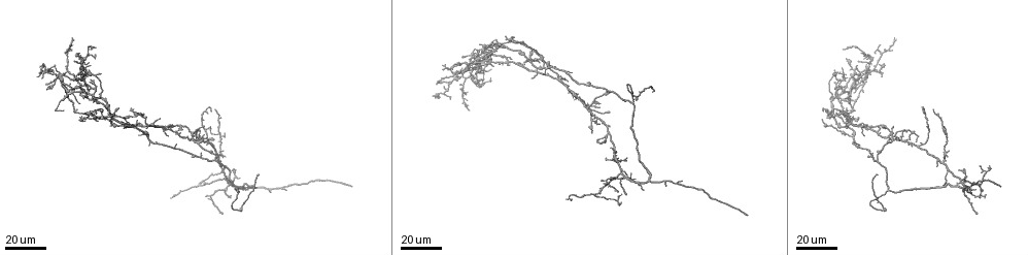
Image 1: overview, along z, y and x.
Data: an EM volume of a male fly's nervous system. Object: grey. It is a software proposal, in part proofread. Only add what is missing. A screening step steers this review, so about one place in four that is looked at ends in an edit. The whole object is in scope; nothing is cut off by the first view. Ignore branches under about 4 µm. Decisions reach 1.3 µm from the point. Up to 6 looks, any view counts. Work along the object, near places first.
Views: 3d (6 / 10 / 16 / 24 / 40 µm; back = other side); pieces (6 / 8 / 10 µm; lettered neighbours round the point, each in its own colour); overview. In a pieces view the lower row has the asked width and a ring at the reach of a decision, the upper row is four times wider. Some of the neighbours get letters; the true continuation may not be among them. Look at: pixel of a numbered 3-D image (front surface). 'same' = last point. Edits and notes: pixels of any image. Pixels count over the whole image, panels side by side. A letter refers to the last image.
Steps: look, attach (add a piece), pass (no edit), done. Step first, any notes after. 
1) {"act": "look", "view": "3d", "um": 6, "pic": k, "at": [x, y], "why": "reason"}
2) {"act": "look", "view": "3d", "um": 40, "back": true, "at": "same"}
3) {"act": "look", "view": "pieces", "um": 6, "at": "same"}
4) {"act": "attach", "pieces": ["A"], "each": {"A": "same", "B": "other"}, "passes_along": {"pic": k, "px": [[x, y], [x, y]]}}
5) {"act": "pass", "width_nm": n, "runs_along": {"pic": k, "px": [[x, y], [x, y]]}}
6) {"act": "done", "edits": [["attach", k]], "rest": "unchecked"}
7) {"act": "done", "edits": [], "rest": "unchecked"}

{"act": "look", "view": "3d", "um": 40, "pic": 1, "at": [933, 109], "why": "branch stops here"}

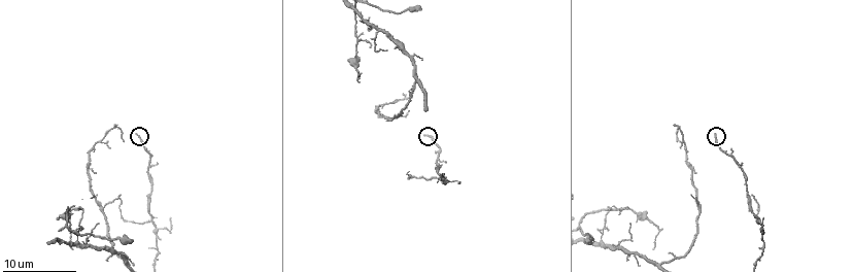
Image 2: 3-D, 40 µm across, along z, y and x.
{"act": "look", "view": "pieces", "um": 10, "pic": 2, "at": [136, 132], "why": "see the neighbours"}

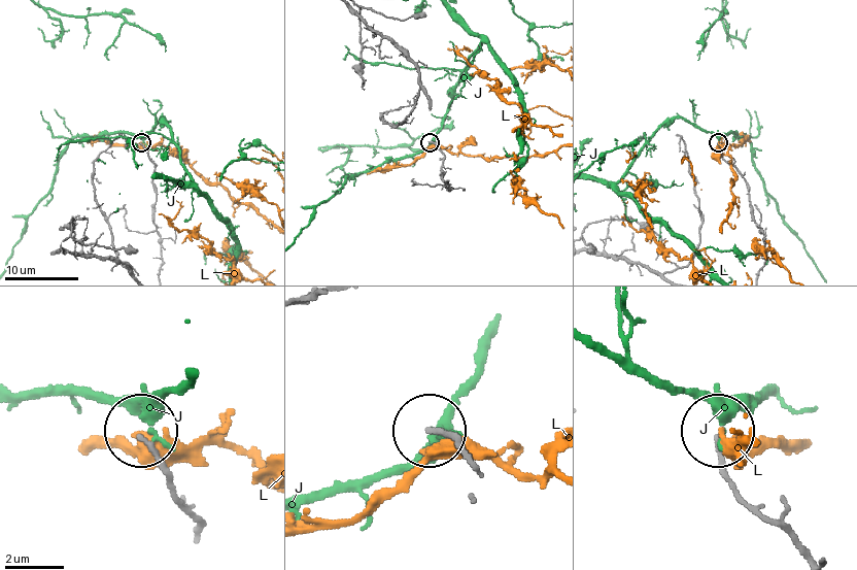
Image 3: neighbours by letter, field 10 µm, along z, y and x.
{"act": "pass", "each": {"J": "other", "L": "other"}, "runs_along": {"pic": 3, "px": [[198, 533], [200, 518], [146, 440]]}, "found": "none of them fits"}

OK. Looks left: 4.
{"act": "look", "view": "3d", "um": 40, "pic": 1, "at": [602, 180], "why": "branch stops here"}

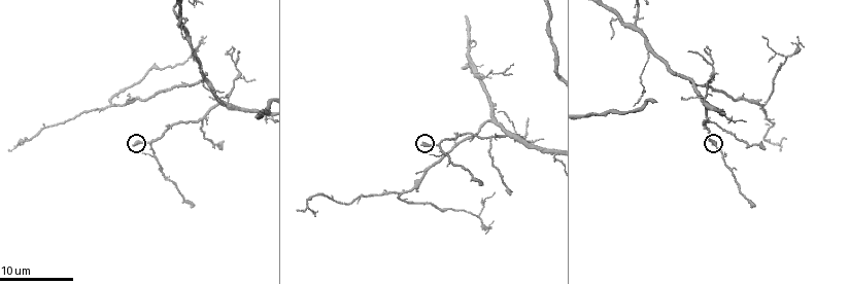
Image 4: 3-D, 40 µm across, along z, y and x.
{"act": "look", "view": "pieces", "um": 6, "pic": 4, "at": [131, 146]}

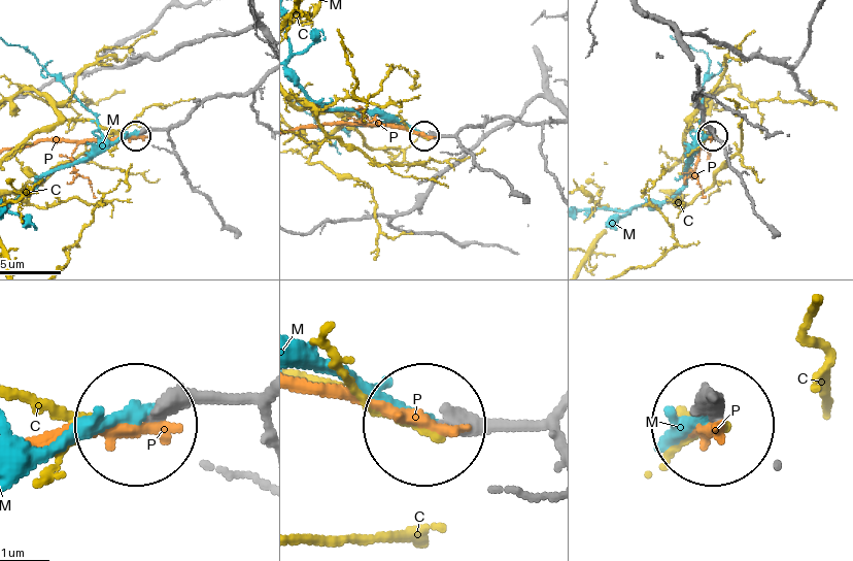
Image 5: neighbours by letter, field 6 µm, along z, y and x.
{"act": "pass", "each": {"C": "other", "M": "other", "P": "other"}, "runs_along": {"pic": 5, "px": [[263, 76], [244, 94], [205, 100], [180, 121], [138, 134]]}, "found": "none of them fits"}

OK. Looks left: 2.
{"act": "look", "view": "3d", "um": 24, "pic": 1, "at": [999, 186], "why": "long arm stops here"}

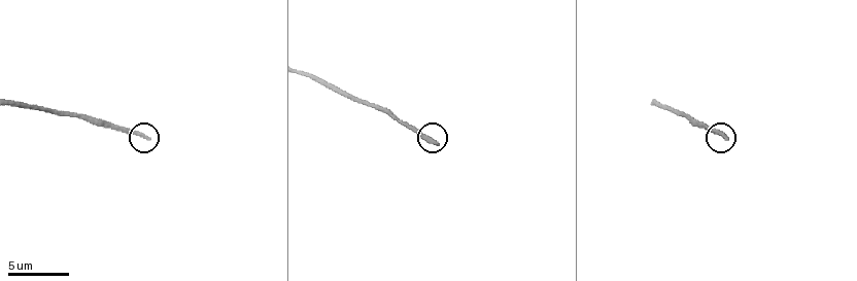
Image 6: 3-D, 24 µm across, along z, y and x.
{"act": "look", "view": "pieces", "um": 10, "pic": 6, "at": [725, 138]}

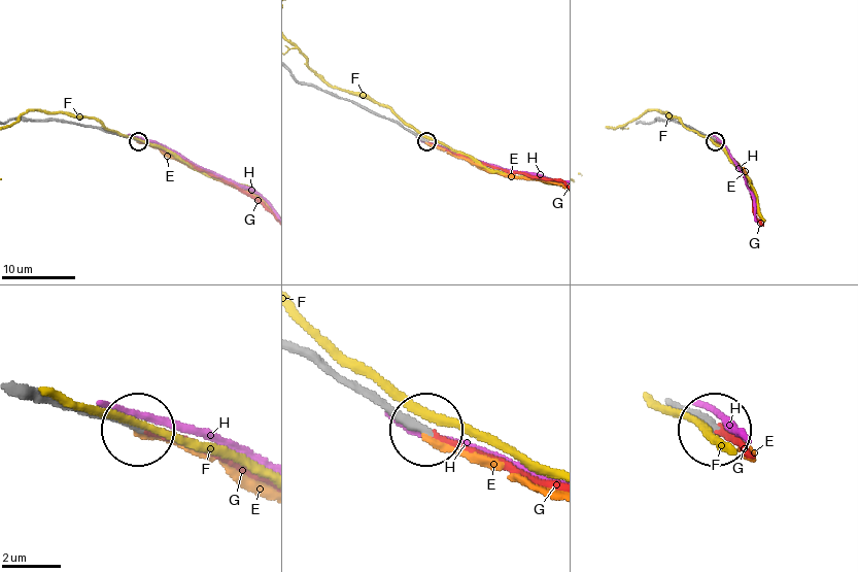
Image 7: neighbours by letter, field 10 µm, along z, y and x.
{"act": "attach", "pieces": ["G"], "each": {"E": "other", "F": "other", "G": "same", "H": "other"}, "passes_along": {"pic": 7, "px": [[408, 129], [451, 152], [503, 170], [536, 175]]}, "found": "it goes on there"}

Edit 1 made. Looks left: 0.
{"act": "done", "edits": [["attach", 7]], "rest": "unchecked"}

